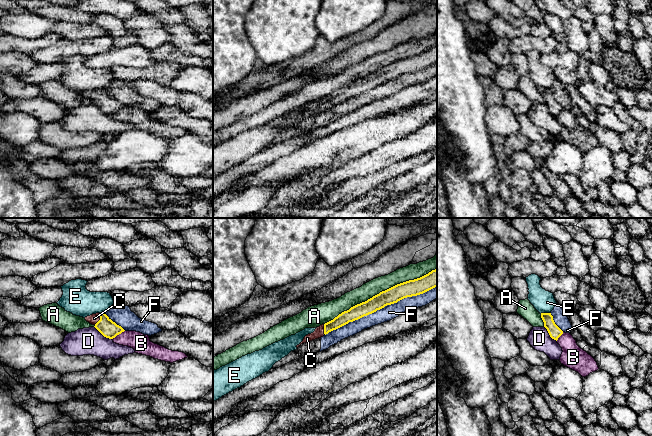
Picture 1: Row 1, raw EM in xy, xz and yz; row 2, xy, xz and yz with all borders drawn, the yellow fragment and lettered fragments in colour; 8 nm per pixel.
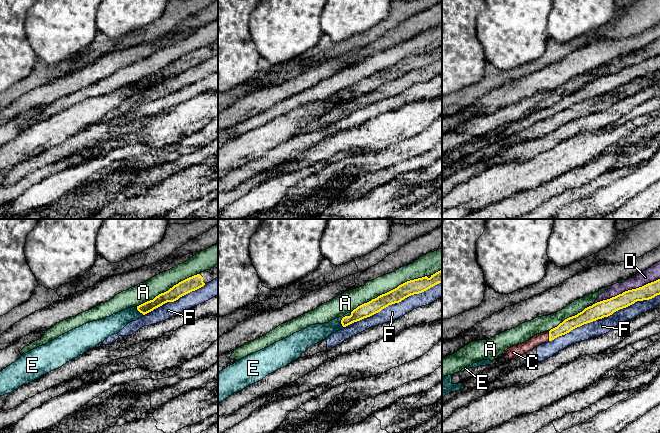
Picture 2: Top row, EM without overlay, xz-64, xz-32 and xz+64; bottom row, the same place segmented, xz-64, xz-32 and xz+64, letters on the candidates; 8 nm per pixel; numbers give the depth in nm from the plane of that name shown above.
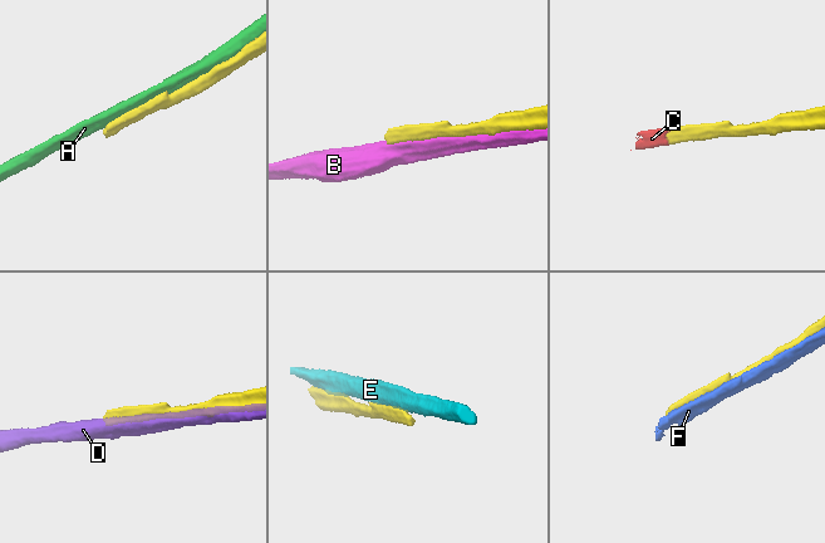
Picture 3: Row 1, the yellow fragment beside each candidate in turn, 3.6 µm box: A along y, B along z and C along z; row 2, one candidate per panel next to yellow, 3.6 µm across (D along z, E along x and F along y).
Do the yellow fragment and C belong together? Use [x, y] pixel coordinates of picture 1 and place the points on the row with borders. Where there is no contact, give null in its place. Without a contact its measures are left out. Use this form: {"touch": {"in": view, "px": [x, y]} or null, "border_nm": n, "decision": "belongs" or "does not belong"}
{"touch": {"in": "xy", "px": [100, 319]}, "border_nm": 110, "decision": "belongs"}

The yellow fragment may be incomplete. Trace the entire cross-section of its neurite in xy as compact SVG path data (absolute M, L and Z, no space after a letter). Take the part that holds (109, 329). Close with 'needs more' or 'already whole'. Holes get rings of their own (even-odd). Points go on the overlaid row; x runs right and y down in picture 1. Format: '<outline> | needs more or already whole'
M96 313L85 317L104 337L113 339L125 330L113 322L105 313Z | needs more

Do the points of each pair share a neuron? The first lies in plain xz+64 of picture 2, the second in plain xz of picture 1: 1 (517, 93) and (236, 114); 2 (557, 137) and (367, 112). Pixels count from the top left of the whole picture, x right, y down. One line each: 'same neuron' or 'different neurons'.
1: different neurons
2: same neuron

